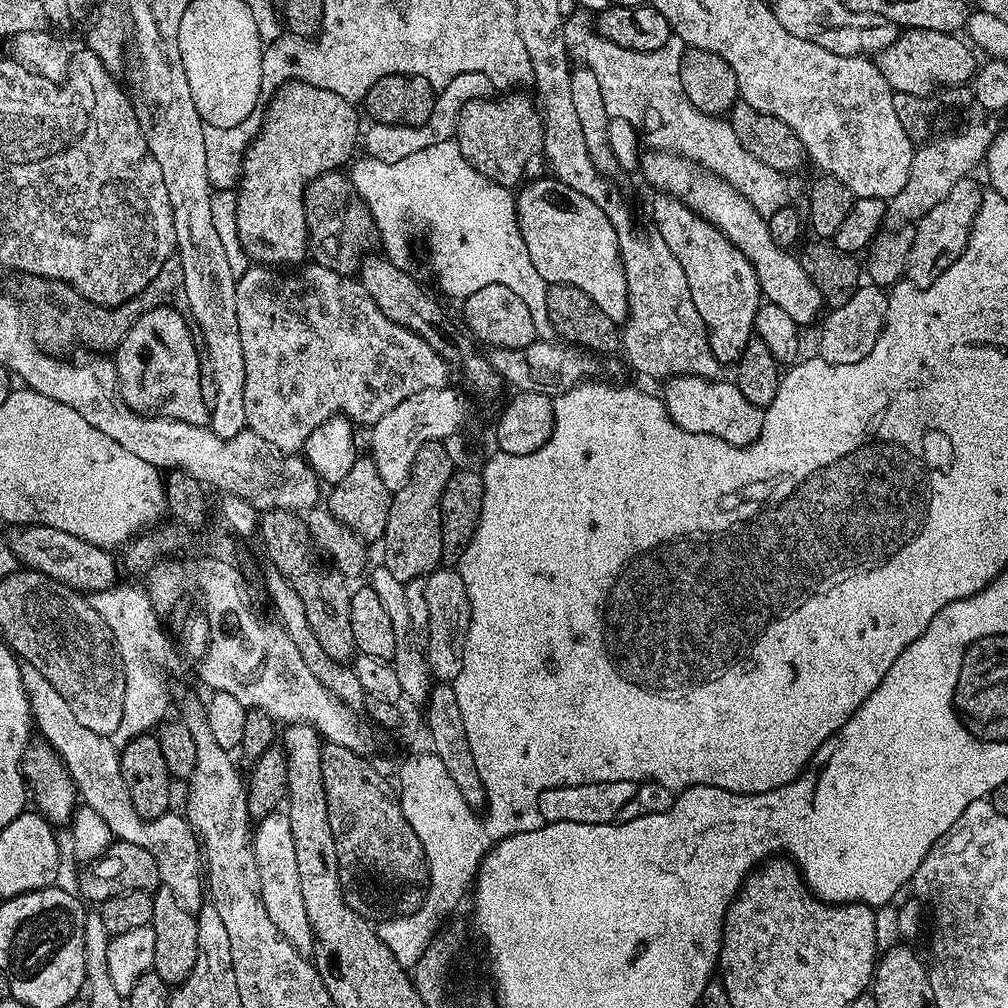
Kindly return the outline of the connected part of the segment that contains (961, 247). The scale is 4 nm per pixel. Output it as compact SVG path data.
M976 178L954 182L950 194L934 210L930 210L915 225L914 246L910 246L910 258L906 280L913 288L928 288L951 264L963 254L974 226L974 218L982 206L985 189Z

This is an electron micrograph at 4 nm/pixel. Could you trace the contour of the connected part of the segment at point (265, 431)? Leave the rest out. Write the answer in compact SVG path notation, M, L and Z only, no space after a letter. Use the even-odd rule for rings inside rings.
M315 262L305 263L295 270L281 270L276 266L248 266L245 272L239 273L236 282L236 309L238 310L238 334L242 337L242 359L246 362L246 428L247 431L258 434L258 438L266 441L271 448L281 454L296 454L304 447L304 443L314 434L318 426L332 416L341 415L347 417L353 425L371 426L377 424L398 402L406 402L406 398L414 398L414 394L422 394L422 390L438 390L449 387L448 368L449 361L444 360L418 334L414 334L408 328L398 326L398 322L390 322L378 306L374 306L374 298L366 294L366 290L360 284L359 279L352 276L343 276L326 266Z

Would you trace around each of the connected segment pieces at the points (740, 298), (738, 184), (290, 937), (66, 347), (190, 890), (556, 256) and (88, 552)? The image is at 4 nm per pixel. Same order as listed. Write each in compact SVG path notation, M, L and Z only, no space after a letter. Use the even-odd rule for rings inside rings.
M667 194L655 198L657 200L652 204L655 235L661 236L666 246L670 246L682 270L686 270L690 298L694 298L694 306L698 314L702 314L710 350L722 366L735 365L742 358L742 350L746 350L746 342L750 342L754 334L756 315L762 303L758 274L754 274L754 266L746 254L697 212Z
M673 34L666 42L666 46L659 48L657 52L635 52L626 50L622 46L608 48L608 92L602 93L606 102L606 114L612 118L626 118L641 133L647 147L662 152L677 152L687 160L693 160L695 164L701 164L704 171L713 172L721 176L738 194L742 194L758 210L758 214L768 217L774 214L774 210L782 210L789 207L788 184L785 173L778 170L770 170L766 162L758 162L742 142L738 142L738 134L734 134L729 121L724 118L707 116L702 114L686 98L682 78L680 77L680 63L684 57L686 45L679 36Z
M283 811L271 812L265 820L255 825L252 853L256 855L258 878L262 890L262 902L270 922L303 956L312 955L312 931L310 918L306 918L306 906L302 906L302 886L298 886L298 862L294 859L294 838L290 834L290 822Z
M176 254L167 260L162 270L158 270L158 278L154 278L146 290L117 308L101 308L61 280L49 282L40 276L24 276L17 280L20 281L16 284L14 295L30 309L32 337L43 352L52 356L63 357L75 344L80 348L89 348L92 354L112 354L122 338L126 338L133 322L151 308L176 308L179 312L188 312L186 281L182 274L182 262Z
M21 663L20 674L26 698L30 702L35 731L39 735L41 732L43 741L62 758L83 807L94 810L94 814L106 822L116 840L134 842L134 846L142 846L146 854L152 854L158 866L161 885L174 894L182 910L193 914L199 912L206 903L206 876L202 871L200 841L187 819L181 813L179 816L176 810L169 810L153 820L142 818L142 814L134 810L134 802L130 802L126 782L122 782L117 745L107 736L86 730L86 726L82 726L82 722L78 722L78 717L70 711L66 698L62 698L62 694L58 694L58 690L54 690L54 686L50 686L50 682L34 670L34 666Z
M529 179L515 193L518 230L526 242L530 262L534 262L534 270L550 286L565 284L582 290L582 294L590 294L594 306L606 318L623 325L628 319L628 286L618 236L614 226L610 226L610 218L586 194L570 190L558 179L547 179Z
M22 524L9 527L7 531L6 539L10 550L25 569L41 572L43 576L48 576L68 588L74 588L81 594L101 592L117 583L116 560L112 557L115 555L107 548L99 548L82 538L74 538L74 534L66 534L66 530L54 530L49 524Z

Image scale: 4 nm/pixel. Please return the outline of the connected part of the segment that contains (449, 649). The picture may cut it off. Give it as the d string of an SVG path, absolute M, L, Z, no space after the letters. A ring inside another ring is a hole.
M441 566L424 580L424 597L430 610L426 655L428 670L440 682L451 682L462 670L462 650L466 642L466 630L470 626L470 598L459 571L452 566Z

